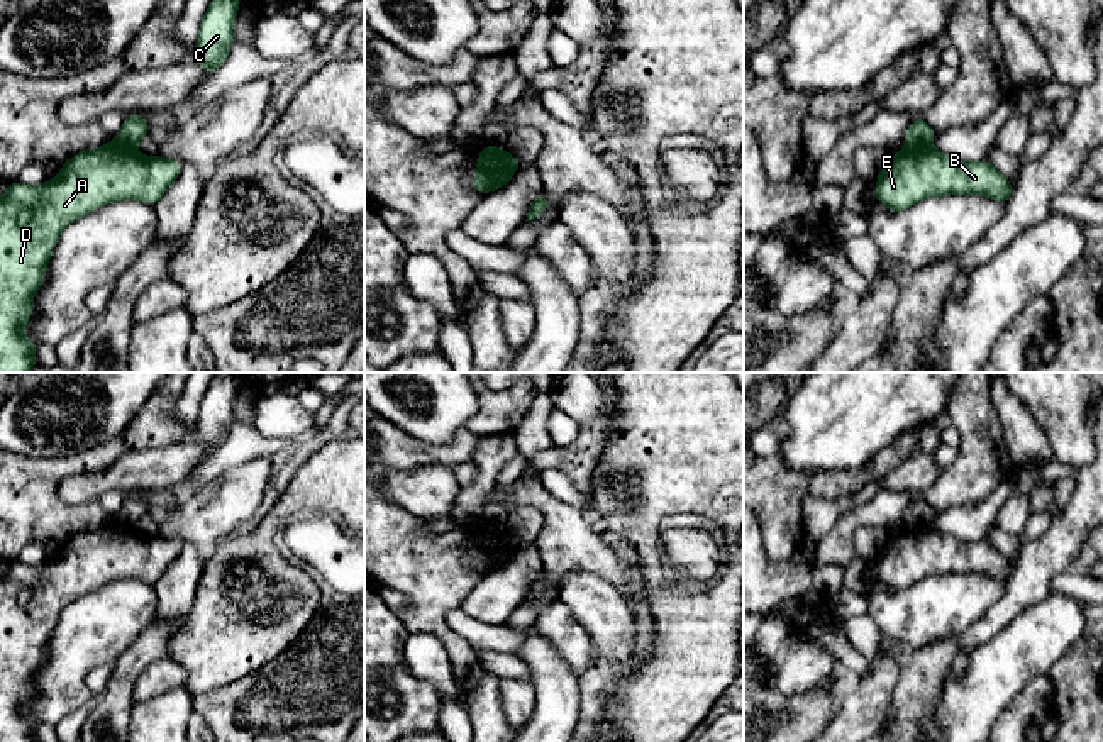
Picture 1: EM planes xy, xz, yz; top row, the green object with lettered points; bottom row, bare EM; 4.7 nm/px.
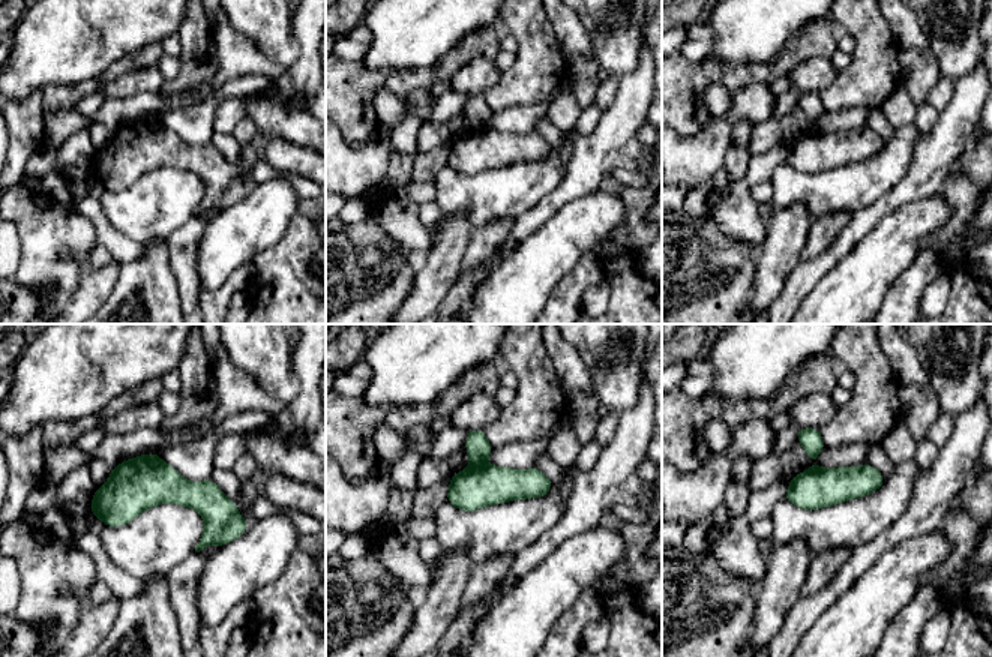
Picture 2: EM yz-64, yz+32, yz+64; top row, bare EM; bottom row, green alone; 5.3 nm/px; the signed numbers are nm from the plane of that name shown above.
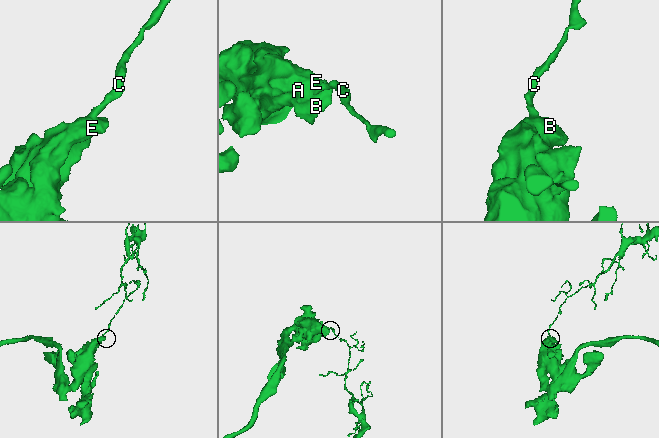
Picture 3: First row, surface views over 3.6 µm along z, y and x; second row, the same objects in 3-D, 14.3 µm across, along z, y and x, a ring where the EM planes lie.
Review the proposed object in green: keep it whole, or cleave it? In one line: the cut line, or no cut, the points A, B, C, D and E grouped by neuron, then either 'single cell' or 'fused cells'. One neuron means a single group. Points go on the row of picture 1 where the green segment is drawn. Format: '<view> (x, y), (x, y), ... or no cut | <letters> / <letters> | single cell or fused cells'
yz (931, 144), (903, 148) | A B D E / C | fused cells

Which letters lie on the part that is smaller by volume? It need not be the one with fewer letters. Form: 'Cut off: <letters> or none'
Cut off: C

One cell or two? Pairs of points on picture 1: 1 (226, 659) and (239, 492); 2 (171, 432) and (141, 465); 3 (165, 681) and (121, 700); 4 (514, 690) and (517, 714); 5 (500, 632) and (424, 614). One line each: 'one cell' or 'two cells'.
1: two cells
2: two cells
3: two cells
4: one cell
5: two cells

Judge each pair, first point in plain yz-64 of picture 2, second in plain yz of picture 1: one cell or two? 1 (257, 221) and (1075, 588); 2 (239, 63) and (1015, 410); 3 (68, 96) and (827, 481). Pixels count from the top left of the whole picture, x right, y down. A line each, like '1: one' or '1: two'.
1: two
2: one
3: one

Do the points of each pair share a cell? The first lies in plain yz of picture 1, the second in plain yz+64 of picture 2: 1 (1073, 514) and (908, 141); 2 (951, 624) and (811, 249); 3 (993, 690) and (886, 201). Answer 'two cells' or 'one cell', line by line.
1: two cells
2: two cells
3: two cells

